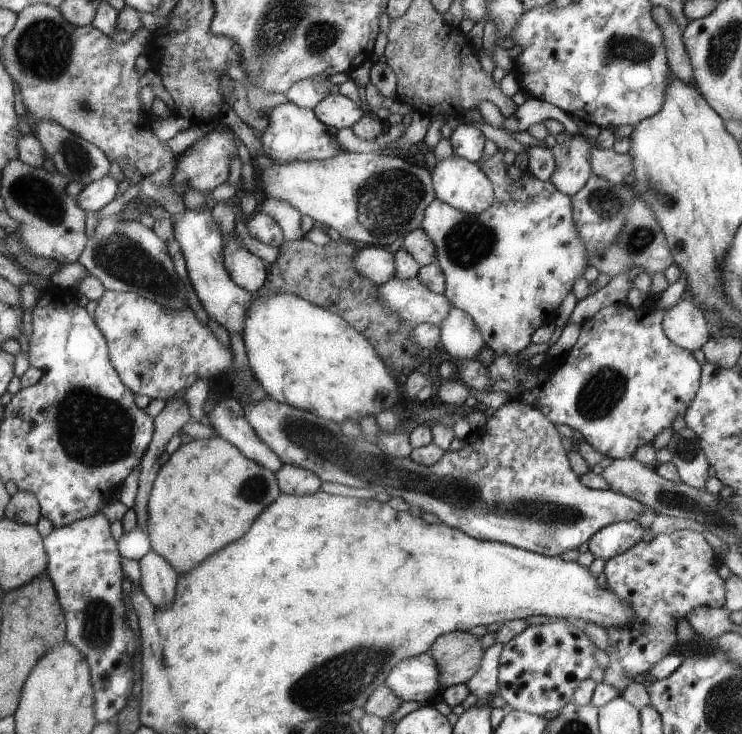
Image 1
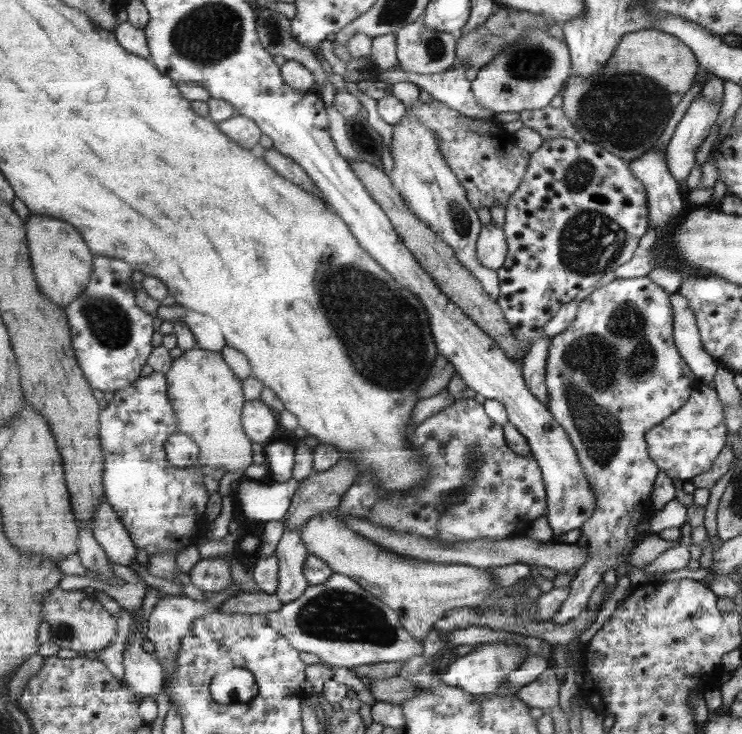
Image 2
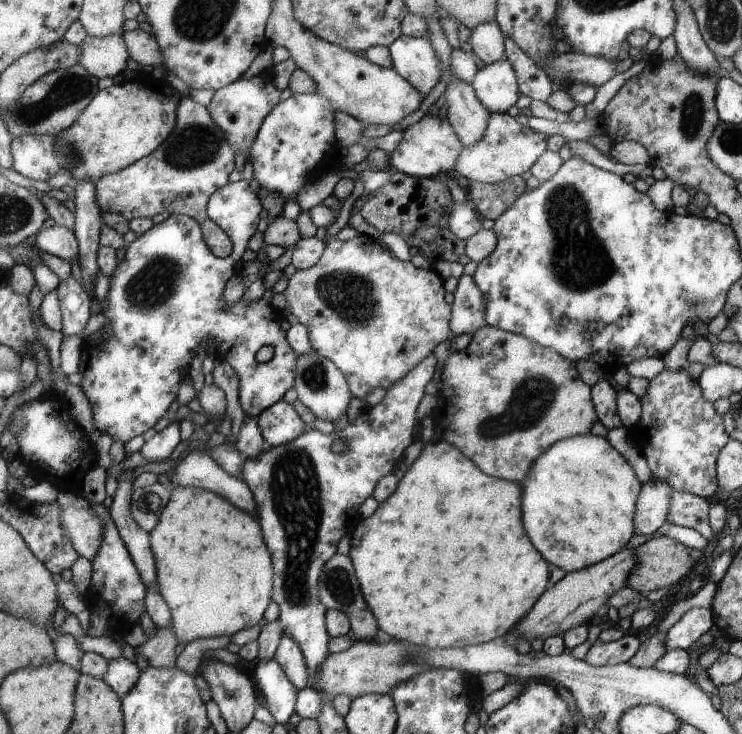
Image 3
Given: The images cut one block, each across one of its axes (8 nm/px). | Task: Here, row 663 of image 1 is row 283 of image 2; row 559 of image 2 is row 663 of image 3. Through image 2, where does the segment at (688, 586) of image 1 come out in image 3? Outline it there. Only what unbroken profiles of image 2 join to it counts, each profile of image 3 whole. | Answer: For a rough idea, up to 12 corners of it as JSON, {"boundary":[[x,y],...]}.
{"boundary":[[638,634],[613,642],[597,639],[584,657],[595,667],[627,663],[638,652]]}

